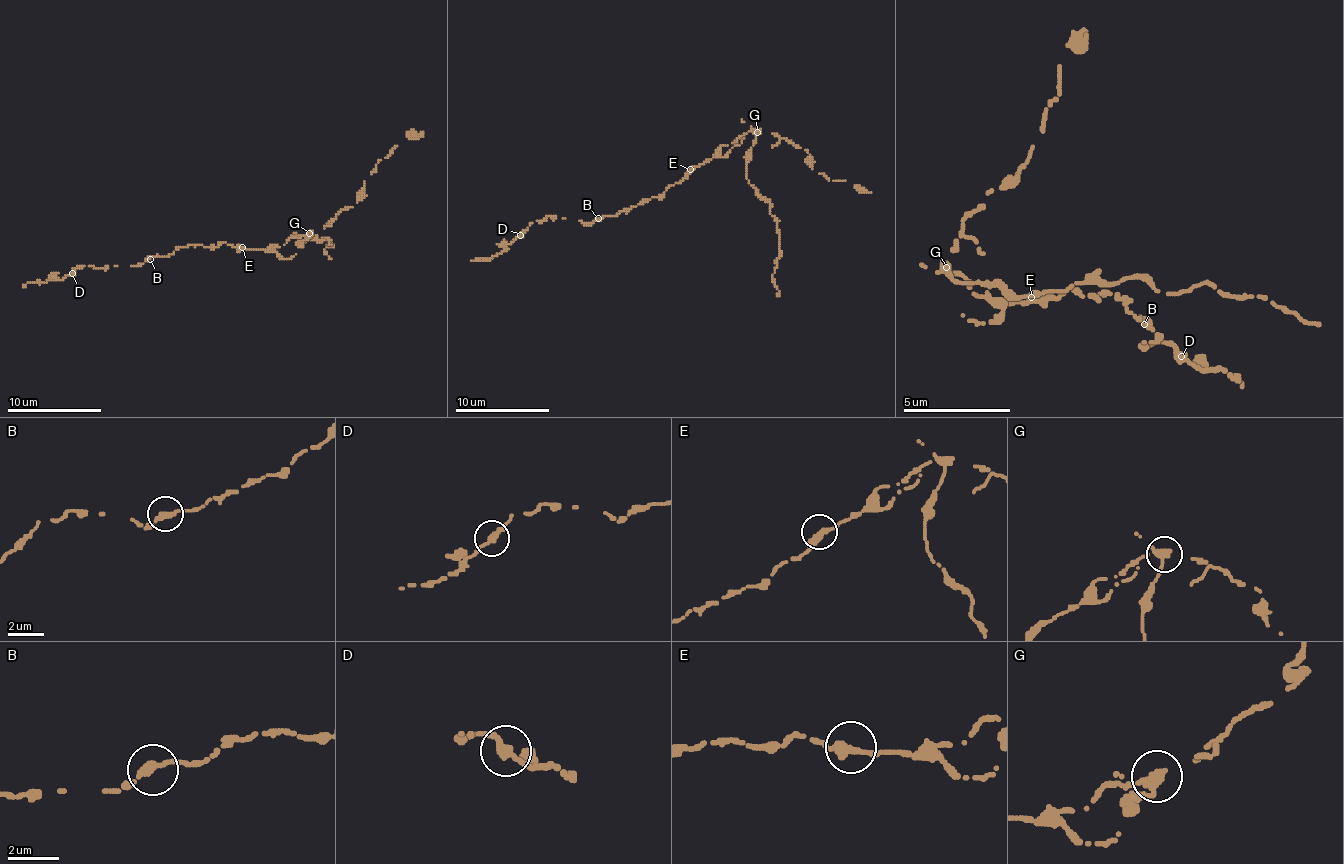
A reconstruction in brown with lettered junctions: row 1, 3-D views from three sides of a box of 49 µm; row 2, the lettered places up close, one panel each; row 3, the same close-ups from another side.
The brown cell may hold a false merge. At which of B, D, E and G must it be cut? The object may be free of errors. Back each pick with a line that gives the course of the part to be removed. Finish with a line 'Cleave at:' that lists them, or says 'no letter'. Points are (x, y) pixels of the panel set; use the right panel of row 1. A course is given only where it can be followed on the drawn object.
G: course (945, 265), (956, 281), (1036, 297), (1144, 276), (1160, 292), (1208, 281), (1273, 303), (1310, 324), (1321, 324)
Cleave at: G

